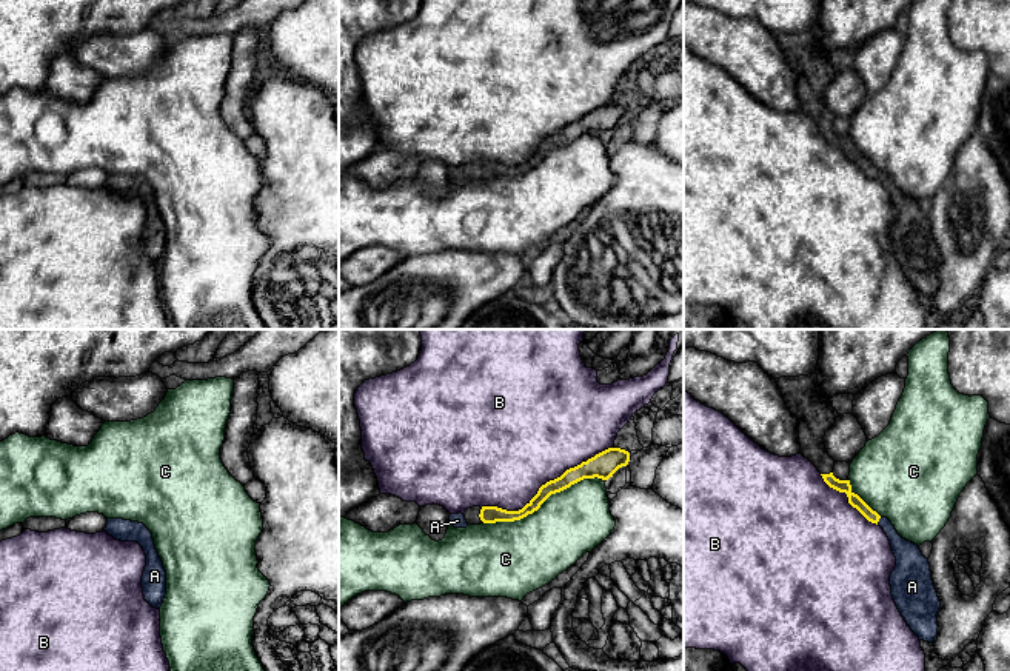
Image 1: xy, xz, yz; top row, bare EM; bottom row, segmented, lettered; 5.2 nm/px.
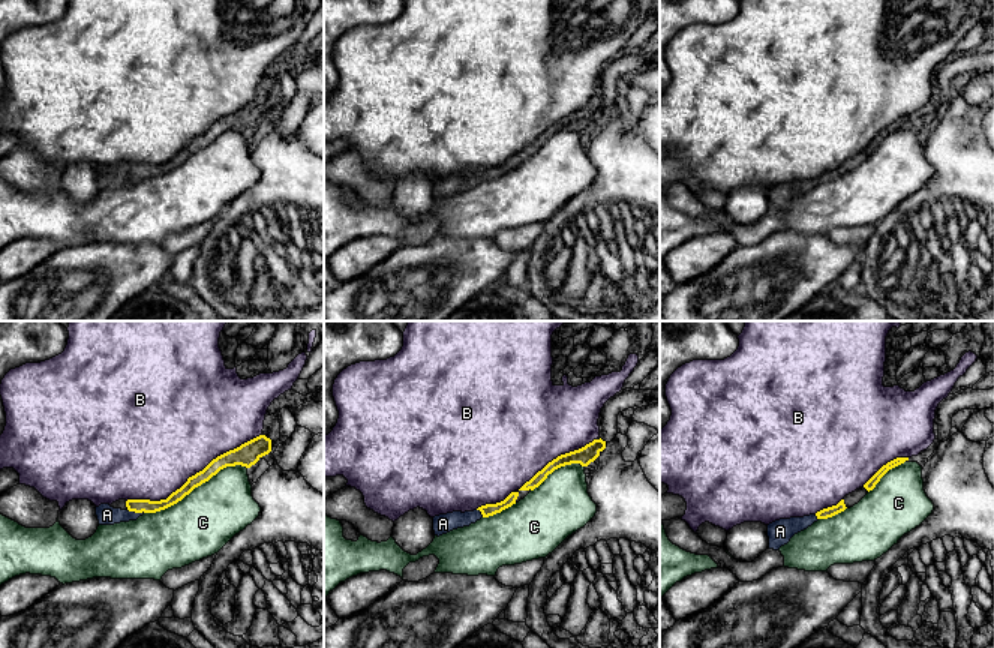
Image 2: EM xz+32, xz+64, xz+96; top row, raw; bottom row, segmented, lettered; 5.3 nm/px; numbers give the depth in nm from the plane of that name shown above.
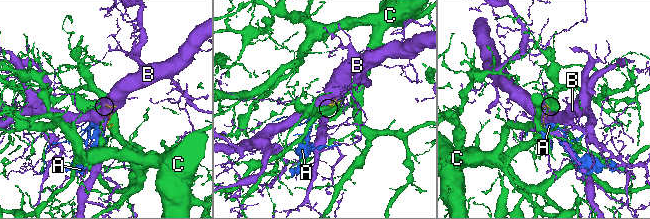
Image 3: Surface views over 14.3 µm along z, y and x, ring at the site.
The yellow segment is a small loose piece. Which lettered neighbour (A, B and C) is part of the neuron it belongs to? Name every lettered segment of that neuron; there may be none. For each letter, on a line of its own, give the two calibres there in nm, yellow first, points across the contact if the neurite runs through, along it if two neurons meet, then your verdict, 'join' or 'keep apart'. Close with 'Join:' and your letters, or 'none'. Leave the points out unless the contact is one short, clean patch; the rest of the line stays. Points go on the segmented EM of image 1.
A: 70 nm thick on the yellow side, 140 nm on the other; runs through yz (855, 500), (878, 520), (892, 533), (909, 557); join
B: 100 nm thick on the yellow side, 500 nm on the other; keep apart
C: 90 nm thick on the yellow side, 360 nm on the other; keep apart
Join: A

